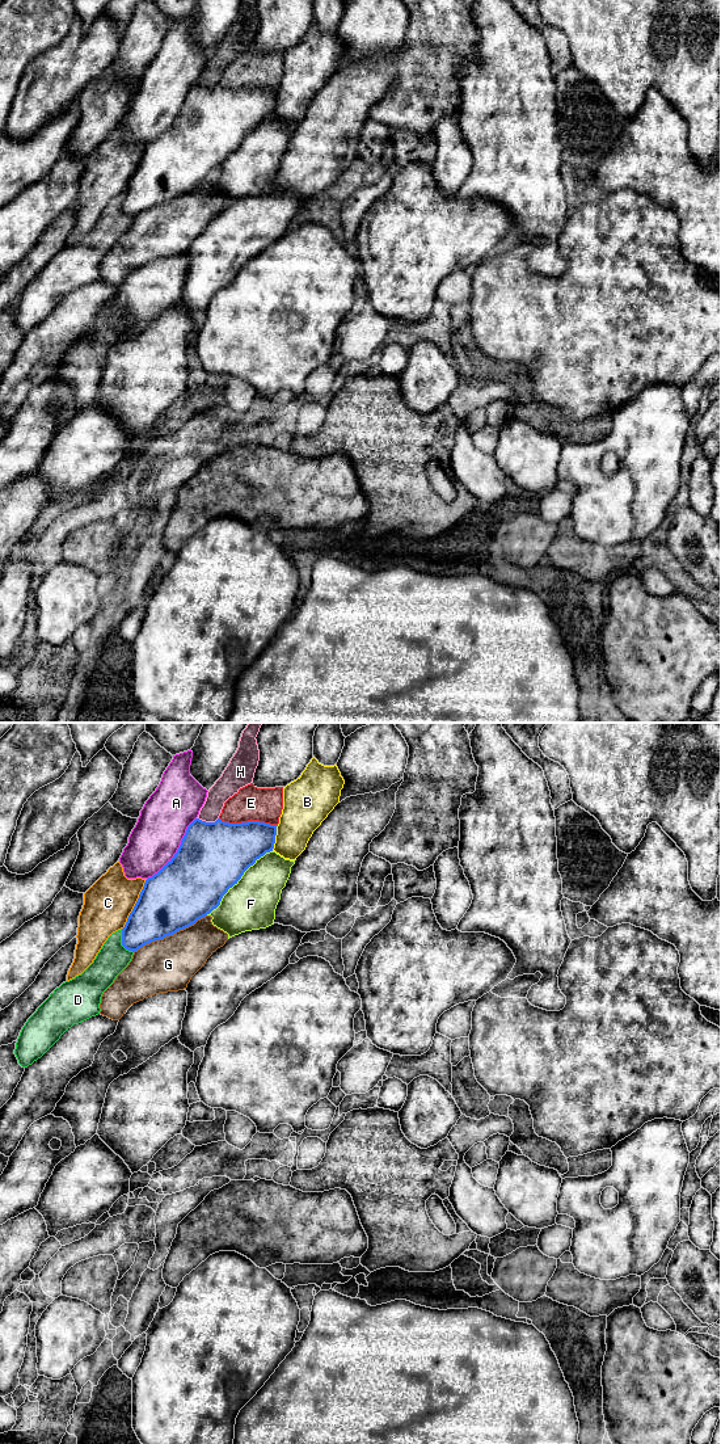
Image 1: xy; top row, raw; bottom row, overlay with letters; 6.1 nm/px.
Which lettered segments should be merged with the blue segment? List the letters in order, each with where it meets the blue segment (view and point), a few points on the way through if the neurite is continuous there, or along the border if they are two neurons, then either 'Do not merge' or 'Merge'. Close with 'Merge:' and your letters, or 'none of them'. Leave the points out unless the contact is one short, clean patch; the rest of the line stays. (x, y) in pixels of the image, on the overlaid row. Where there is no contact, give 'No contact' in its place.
A: Touches blue at xy (177, 850). Do not merge
B: Touches blue at xy (274, 838). Do not merge
C: Touches blue at xy (135, 904). Do not merge
D: Touches blue at xy (122, 942). Do not merge
E: Touches blue at xy (248, 821). Do not merge
F: Touches blue at xy (236, 882). Do not merge
G: Touches blue at xy (169, 934). Do not merge
H: Touches blue at xy (207, 822). Do not merge
Merge: none of them

